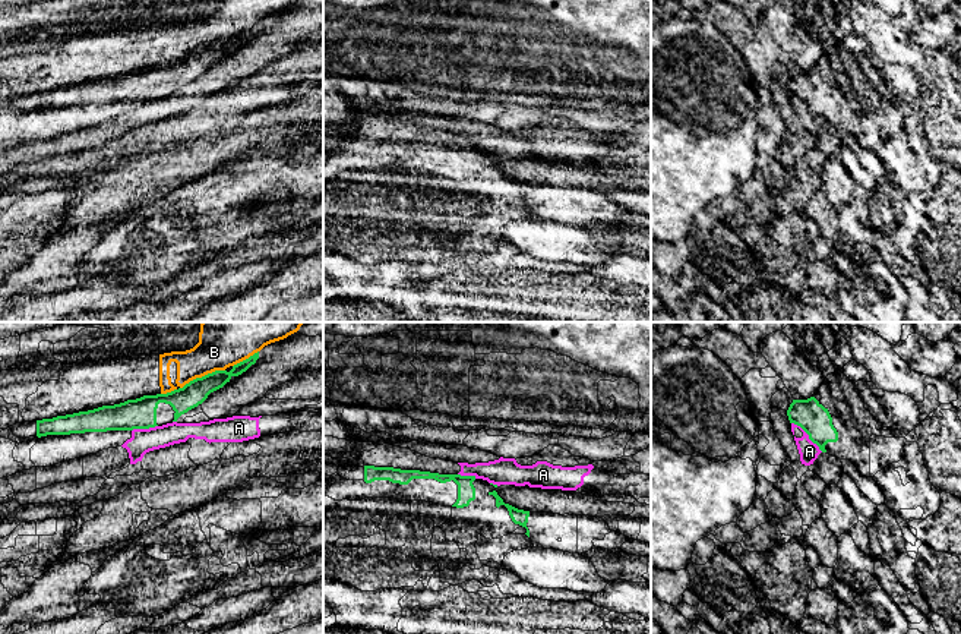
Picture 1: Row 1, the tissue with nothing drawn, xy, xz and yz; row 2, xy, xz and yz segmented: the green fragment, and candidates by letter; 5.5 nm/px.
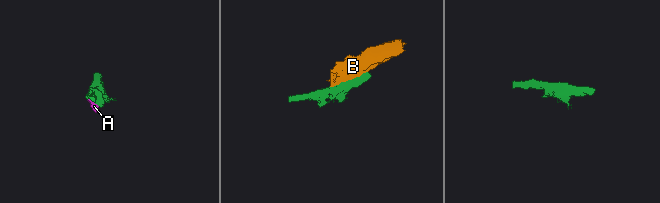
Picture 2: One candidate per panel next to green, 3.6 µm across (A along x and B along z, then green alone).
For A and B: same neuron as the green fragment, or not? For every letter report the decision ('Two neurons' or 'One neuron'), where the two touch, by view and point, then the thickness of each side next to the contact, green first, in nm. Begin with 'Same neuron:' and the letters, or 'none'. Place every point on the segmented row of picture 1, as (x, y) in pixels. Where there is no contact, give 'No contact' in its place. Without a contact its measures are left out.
Same neuron: none
A: Two neurons. Touches green at yz (808, 434). Thickness 170 nm (green) against 110 nm
B: Two neurons. Touches green at xy (202, 377). Thickness 140 nm (green) against 300 nm

